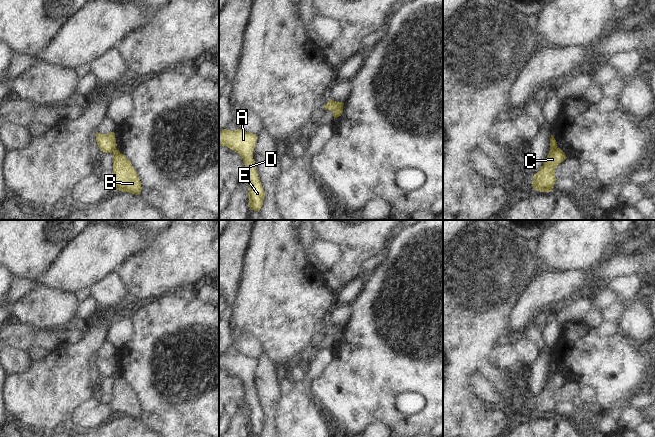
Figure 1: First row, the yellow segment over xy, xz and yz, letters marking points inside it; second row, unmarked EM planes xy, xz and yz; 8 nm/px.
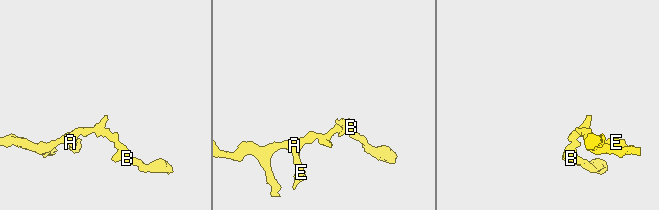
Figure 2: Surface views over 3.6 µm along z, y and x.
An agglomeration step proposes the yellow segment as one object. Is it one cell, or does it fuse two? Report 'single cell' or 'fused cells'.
fused cells

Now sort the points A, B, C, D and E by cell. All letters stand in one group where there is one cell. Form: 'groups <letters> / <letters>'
groups A D E / B C

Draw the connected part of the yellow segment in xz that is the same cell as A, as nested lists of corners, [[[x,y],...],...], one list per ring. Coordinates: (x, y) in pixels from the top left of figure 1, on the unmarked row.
[[[224,353],[219,355],[219,369],[234,374],[243,383],[245,389],[245,404],[250,410],[248,416],[249,431],[259,436],[263,429],[265,416],[259,404],[253,383],[256,365],[256,358],[248,357],[240,353],[234,355]]]

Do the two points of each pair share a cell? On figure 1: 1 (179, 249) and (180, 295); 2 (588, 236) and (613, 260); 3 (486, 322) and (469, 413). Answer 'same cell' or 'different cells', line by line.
1: different cells
2: different cells
3: same cell

